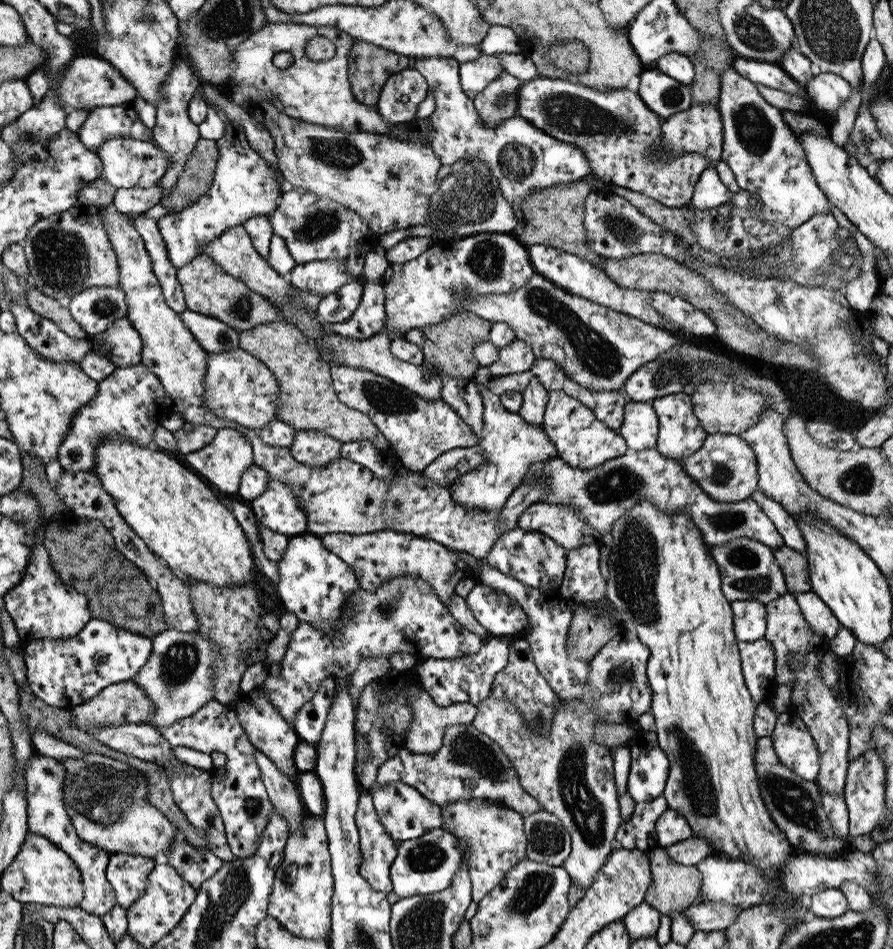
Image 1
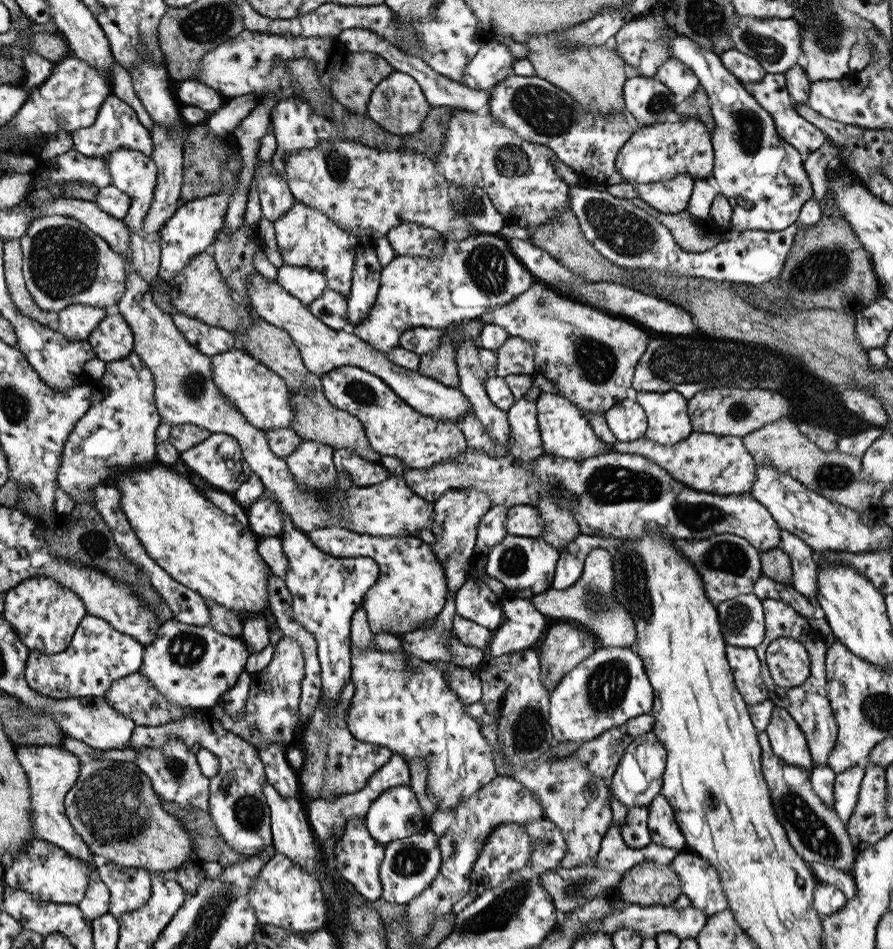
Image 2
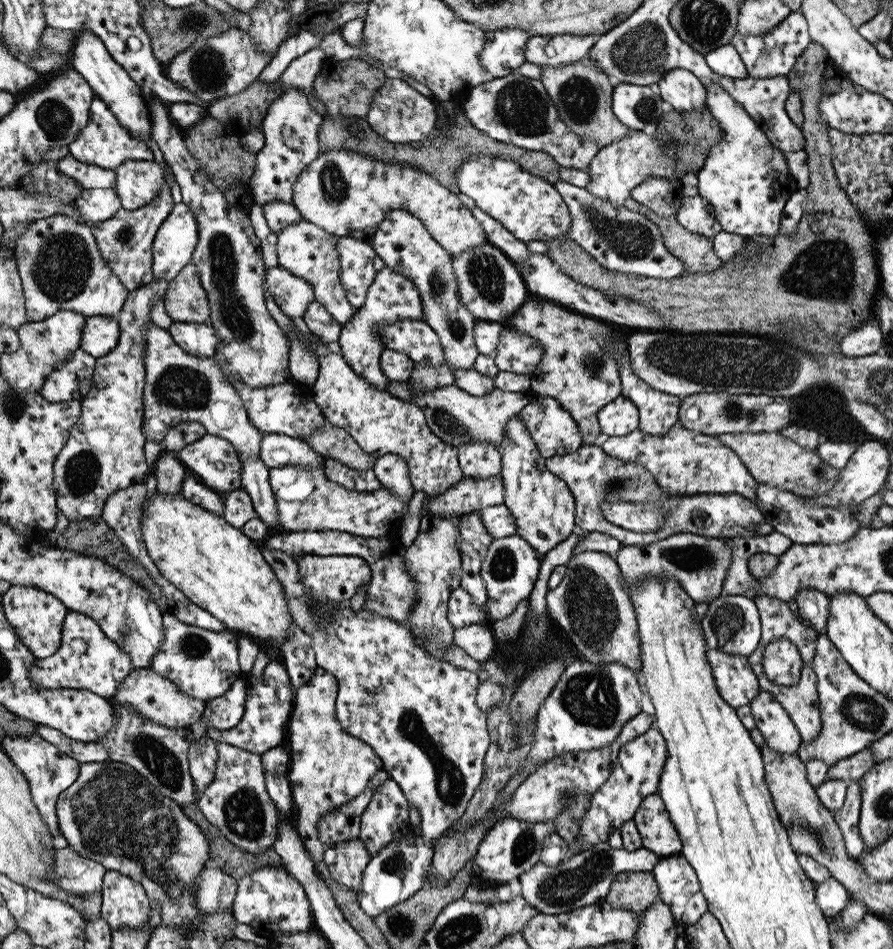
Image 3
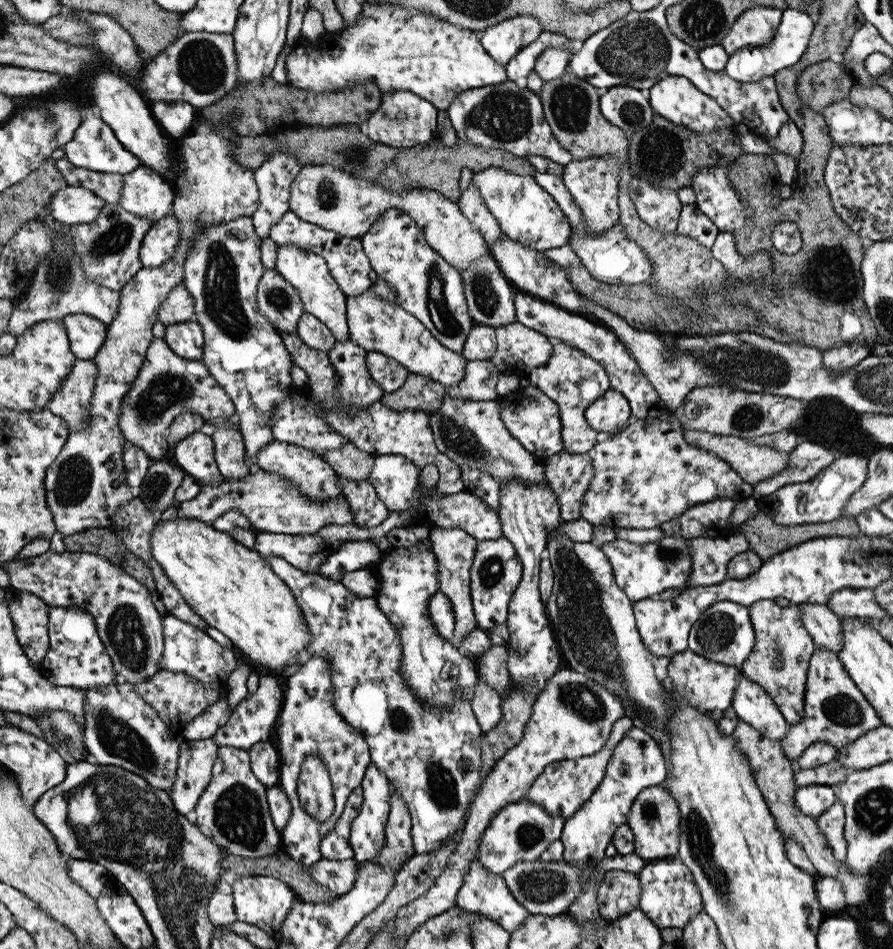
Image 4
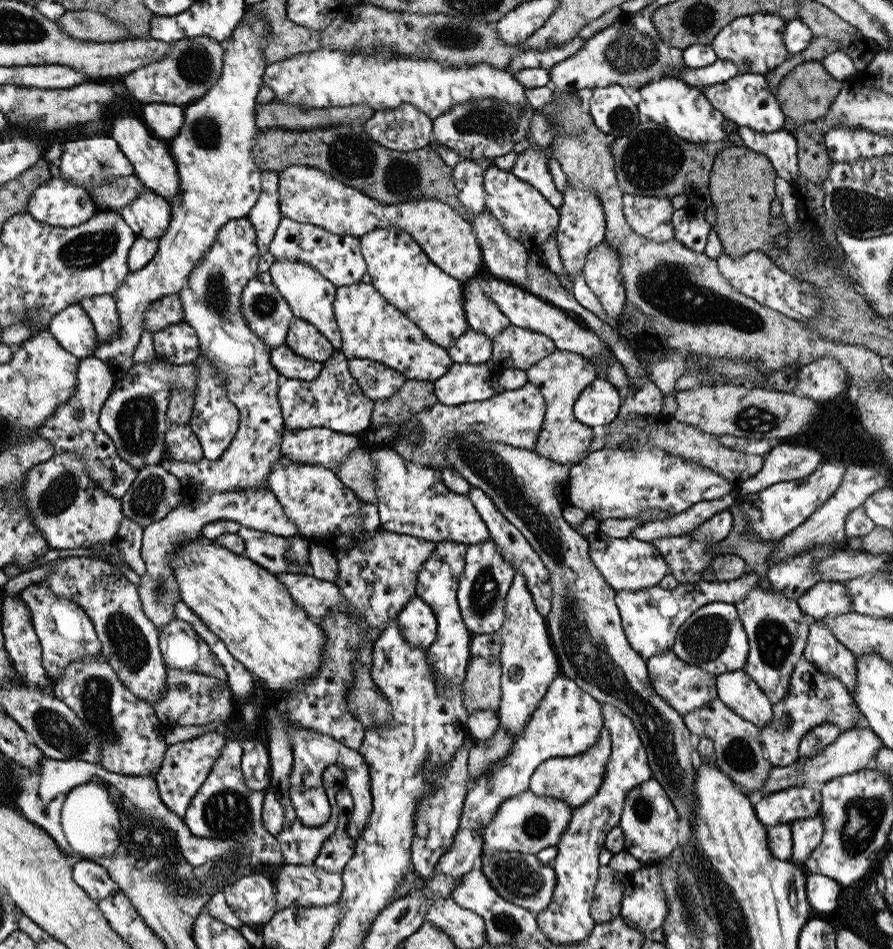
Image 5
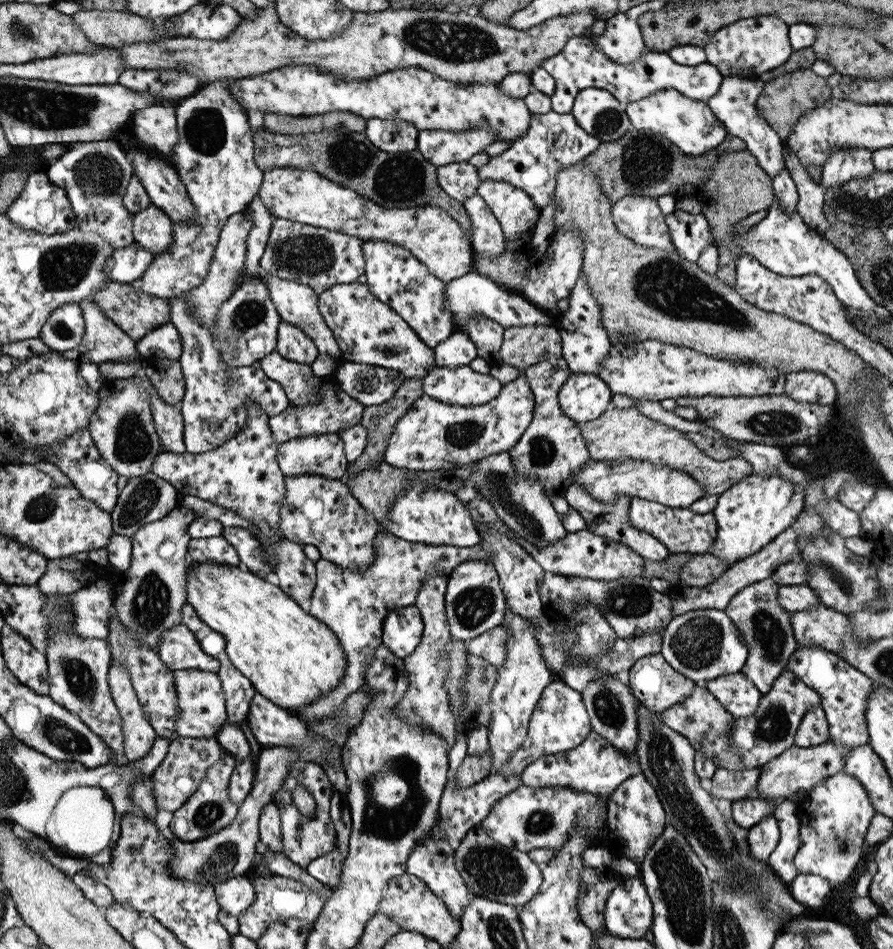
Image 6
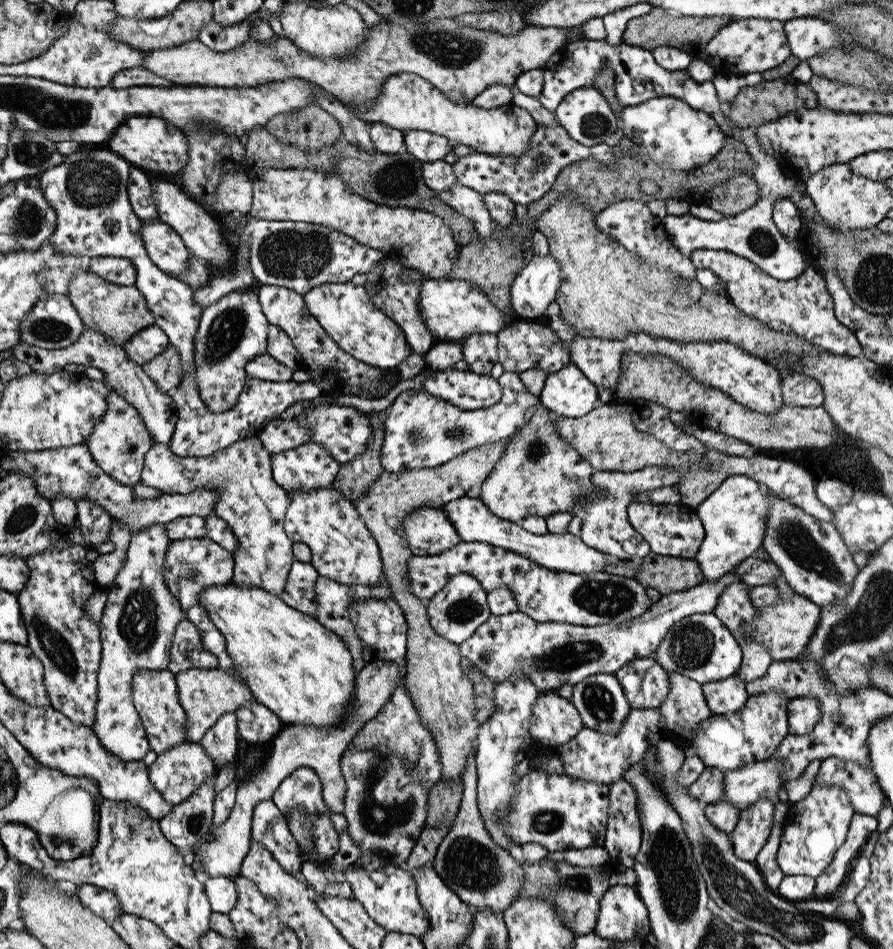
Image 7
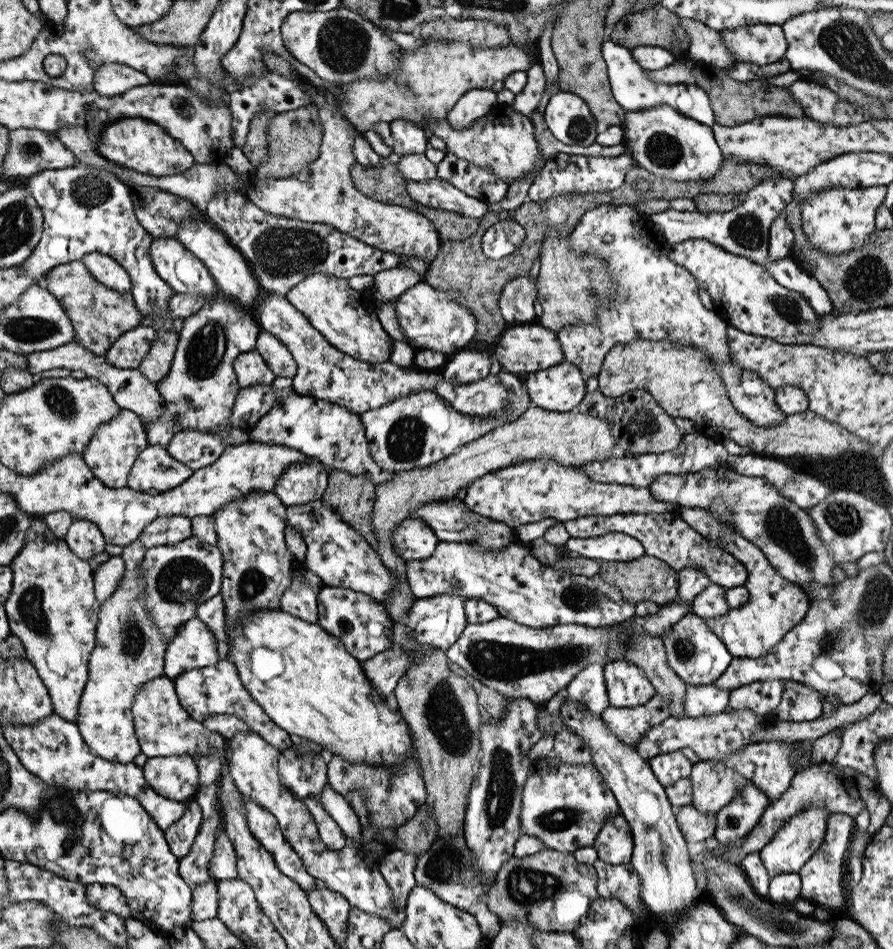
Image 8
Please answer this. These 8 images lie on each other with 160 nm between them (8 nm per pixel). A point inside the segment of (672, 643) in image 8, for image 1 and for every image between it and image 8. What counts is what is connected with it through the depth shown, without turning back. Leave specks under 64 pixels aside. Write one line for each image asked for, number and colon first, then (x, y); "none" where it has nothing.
1: (749, 616)
2: (742, 621)
3: (732, 624)
4: (724, 634)
5: (712, 638)
6: (702, 645)
7: (701, 647)

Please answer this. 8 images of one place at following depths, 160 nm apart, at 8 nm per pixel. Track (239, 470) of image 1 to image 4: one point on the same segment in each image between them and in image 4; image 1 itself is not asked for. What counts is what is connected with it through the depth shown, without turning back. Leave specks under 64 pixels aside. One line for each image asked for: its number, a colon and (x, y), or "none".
2: (219, 460)
3: (215, 461)
4: (195, 455)

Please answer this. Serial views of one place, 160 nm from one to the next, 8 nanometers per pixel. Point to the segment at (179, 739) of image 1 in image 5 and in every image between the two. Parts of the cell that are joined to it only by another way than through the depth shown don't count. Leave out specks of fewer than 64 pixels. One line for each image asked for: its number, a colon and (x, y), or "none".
2: (238, 806)
3: (237, 801)
4: (234, 808)
5: (224, 808)

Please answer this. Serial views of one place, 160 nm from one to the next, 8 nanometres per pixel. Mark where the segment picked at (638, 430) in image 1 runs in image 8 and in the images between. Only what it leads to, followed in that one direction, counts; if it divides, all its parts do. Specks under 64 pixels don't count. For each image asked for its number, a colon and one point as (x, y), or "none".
2: (627, 420)
3: (619, 417)
4: (606, 414)
5: (599, 403)
6: (583, 397)
7: (567, 392)
8: (560, 388)

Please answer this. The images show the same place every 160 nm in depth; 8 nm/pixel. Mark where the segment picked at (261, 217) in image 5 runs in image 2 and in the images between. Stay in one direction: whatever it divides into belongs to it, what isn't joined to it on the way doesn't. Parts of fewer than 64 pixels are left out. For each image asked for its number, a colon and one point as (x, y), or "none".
2: (295, 125)
3: (290, 126)
4: (274, 178)

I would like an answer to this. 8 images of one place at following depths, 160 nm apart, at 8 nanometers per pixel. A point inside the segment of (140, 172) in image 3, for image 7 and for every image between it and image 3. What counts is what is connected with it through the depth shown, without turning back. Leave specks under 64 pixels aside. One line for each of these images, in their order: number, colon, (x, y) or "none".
4: (145, 194)
5: (149, 216)
6: (154, 230)
7: (166, 248)

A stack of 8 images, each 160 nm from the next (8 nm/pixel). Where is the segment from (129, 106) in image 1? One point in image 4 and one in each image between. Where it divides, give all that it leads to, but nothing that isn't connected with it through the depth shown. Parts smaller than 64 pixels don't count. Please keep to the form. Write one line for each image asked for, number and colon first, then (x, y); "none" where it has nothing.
2: (117, 126)
3: (104, 142)
4: (95, 146)

